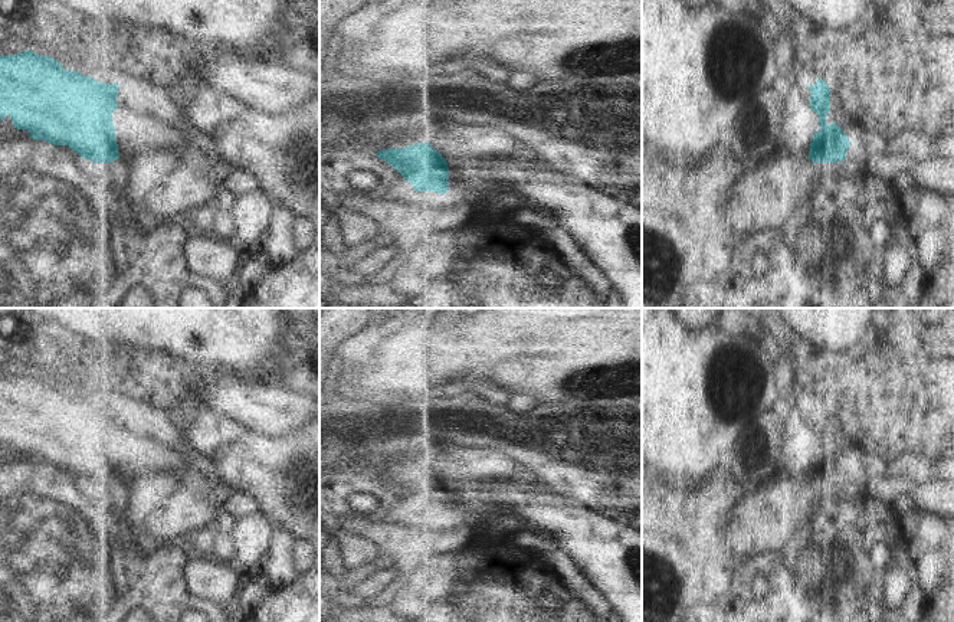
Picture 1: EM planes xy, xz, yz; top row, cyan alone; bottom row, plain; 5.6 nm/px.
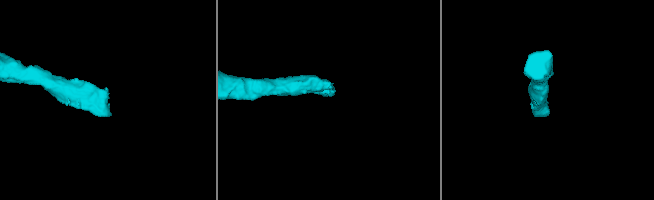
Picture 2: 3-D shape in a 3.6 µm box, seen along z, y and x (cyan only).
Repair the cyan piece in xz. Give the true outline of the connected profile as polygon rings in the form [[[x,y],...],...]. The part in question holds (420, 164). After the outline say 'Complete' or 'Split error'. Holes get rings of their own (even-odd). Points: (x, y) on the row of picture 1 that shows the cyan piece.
[[[450,118],[446,128],[429,143],[417,143],[404,148],[387,148],[376,156],[397,170],[414,191],[435,191],[445,194],[450,180],[460,180],[462,171],[471,171],[481,160],[509,157],[519,147],[518,140],[506,130],[488,120]]]. Split error

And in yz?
[[[791,78],[784,86],[781,124],[776,138],[790,151],[807,156],[813,163],[846,160],[848,135],[830,111],[830,89],[822,78],[814,85]]]. Split error

